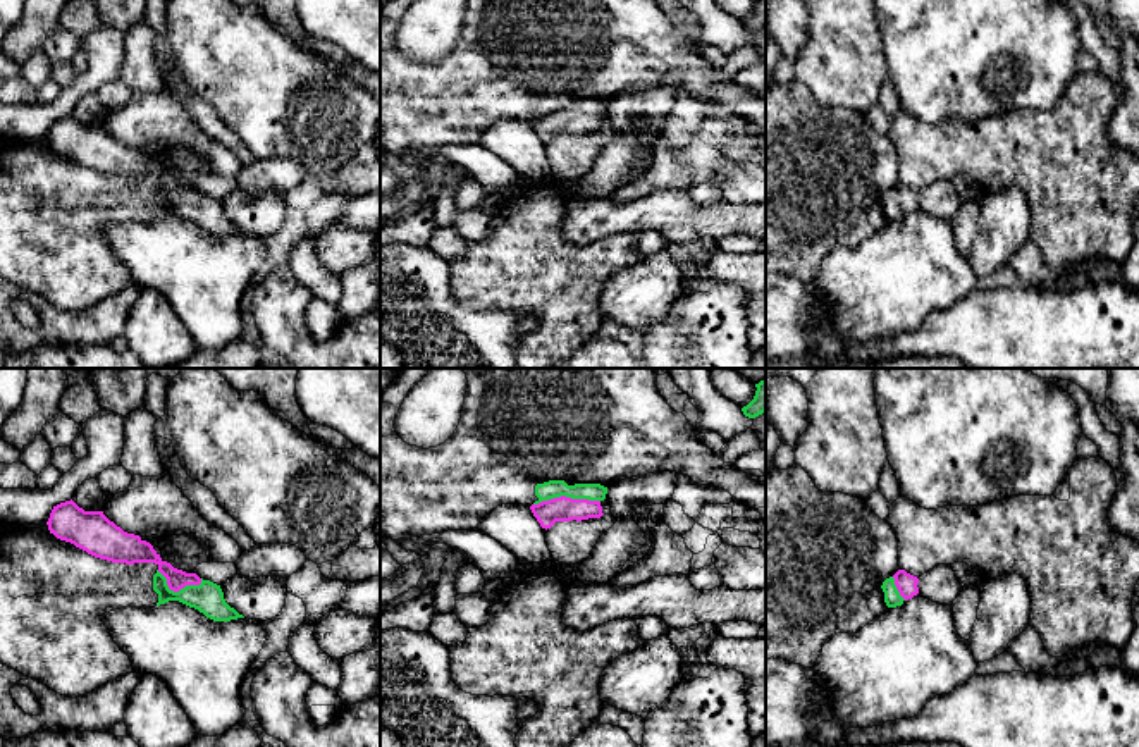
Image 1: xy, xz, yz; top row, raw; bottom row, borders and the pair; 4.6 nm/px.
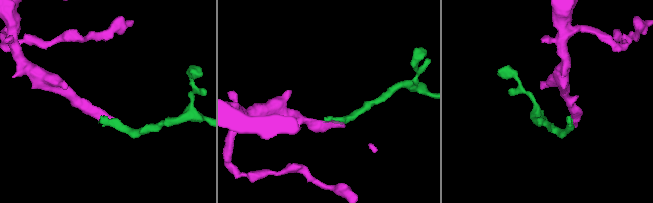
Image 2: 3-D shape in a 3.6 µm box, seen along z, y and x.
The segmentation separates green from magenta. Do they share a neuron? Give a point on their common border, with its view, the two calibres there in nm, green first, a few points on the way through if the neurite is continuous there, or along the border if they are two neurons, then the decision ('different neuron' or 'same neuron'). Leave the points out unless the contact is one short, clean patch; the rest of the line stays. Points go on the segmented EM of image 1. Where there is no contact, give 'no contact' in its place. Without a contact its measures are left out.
xz (566, 496) | 90/120 nm | across xz (551, 489), (558, 496), (566, 496), (563, 508) | same neuron

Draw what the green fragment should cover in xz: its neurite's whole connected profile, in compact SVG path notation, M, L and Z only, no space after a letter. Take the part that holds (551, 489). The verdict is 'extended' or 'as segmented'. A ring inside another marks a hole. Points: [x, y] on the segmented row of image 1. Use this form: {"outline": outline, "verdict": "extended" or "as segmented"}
{"outline": "M549 480L535 485L539 497L532 506L532 513L542 528L551 528L556 522L582 522L600 518L607 487L600 484L575 484L564 480Z", "verdict": "extended"}

